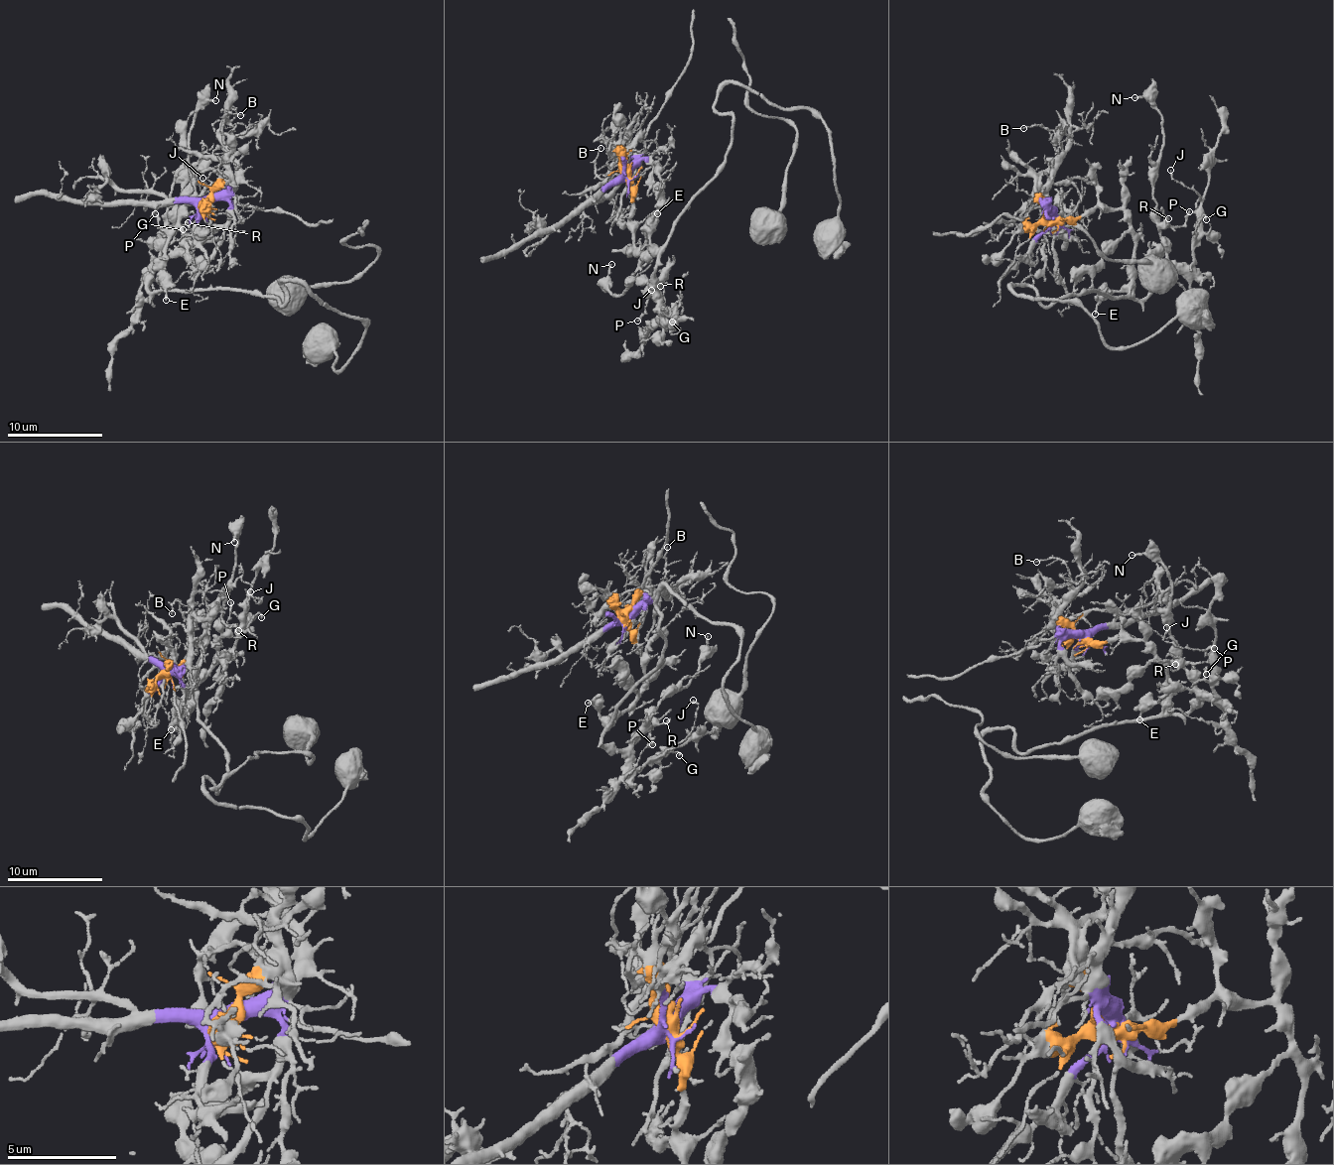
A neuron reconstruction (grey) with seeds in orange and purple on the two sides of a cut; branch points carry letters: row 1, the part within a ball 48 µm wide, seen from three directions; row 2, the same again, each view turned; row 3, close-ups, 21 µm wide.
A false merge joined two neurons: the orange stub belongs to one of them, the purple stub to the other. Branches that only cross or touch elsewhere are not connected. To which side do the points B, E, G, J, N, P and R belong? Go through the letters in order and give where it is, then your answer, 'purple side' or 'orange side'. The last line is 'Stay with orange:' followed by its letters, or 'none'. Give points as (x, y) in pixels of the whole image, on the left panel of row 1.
B: at (240, 115); purple side
E: at (166, 300); orange side
G: at (183, 229); orange side
J: at (202, 178); orange side
N: at (215, 100); orange side
P: at (155, 213); orange side
R: at (188, 222); orange side
Stay with orange: E, G, J, N, P, R

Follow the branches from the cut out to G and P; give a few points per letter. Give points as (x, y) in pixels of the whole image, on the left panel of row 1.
G: (204, 203), (187, 204), (168, 240), (162, 287), (153, 293), (147, 285), (179, 225), (183, 230)
P: (204, 203), (187, 204), (168, 240), (162, 287), (153, 293), (159, 243), (175, 228), (159, 228), (154, 213)

